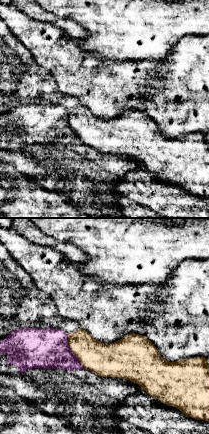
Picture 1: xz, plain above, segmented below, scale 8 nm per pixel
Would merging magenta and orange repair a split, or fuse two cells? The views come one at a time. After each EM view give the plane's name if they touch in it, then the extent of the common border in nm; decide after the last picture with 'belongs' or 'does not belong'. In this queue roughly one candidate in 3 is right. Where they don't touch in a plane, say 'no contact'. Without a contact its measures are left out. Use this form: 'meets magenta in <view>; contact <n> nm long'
meets magenta in xz; contact 320 nm long

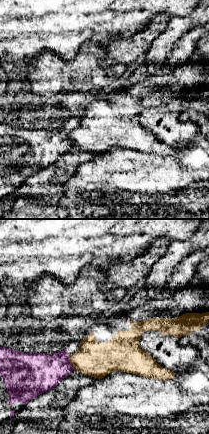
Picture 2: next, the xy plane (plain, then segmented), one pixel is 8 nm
meets magenta in xy; contact 140 nm long

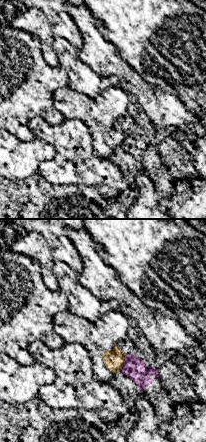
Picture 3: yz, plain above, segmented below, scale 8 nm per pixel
meets magenta in yz; contact 130 nm long

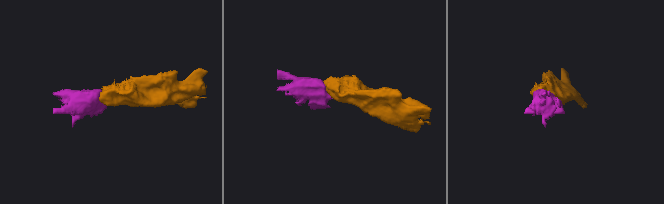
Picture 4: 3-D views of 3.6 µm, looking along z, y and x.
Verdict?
does not belong

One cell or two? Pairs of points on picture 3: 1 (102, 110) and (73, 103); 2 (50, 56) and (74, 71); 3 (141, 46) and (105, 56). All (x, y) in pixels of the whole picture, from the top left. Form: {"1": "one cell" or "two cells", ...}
{"1": "one cell", "2": "two cells", "3": "two cells"}

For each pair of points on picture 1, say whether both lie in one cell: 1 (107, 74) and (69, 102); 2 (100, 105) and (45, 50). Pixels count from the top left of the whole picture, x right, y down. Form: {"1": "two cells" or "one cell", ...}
{"1": "two cells", "2": "one cell"}

